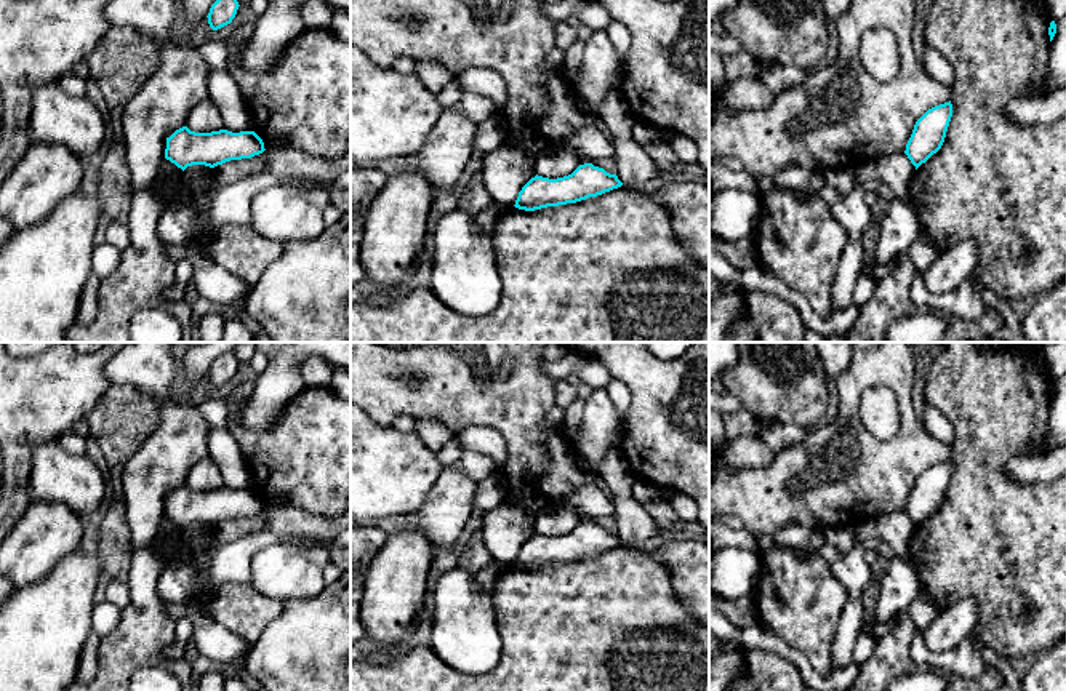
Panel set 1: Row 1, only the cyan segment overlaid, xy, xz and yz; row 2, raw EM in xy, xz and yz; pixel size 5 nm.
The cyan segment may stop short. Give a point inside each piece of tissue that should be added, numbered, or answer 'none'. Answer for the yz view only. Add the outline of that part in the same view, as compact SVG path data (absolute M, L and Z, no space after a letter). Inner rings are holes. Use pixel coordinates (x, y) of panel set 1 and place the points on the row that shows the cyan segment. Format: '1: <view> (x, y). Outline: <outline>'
none

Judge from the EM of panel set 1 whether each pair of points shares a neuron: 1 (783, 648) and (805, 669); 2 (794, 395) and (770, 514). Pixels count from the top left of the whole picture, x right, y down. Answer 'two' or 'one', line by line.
1: one
2: two

